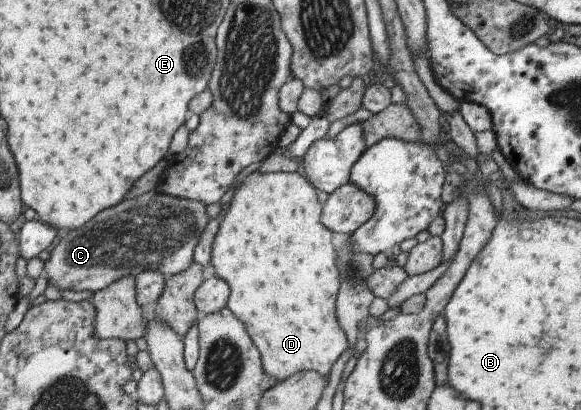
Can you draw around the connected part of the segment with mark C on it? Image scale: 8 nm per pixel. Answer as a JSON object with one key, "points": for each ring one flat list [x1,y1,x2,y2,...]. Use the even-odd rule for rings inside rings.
{"points":[[157,188,128,200,118,202,112,208,97,212,90,220,75,229,60,229,58,237,51,241,49,258,43,262,41,275,45,275,47,285,62,289,96,292,117,278,126,275,136,276,145,270,157,270,164,277,182,272,192,262,192,251,209,220,203,204,177,199,158,192]]}

